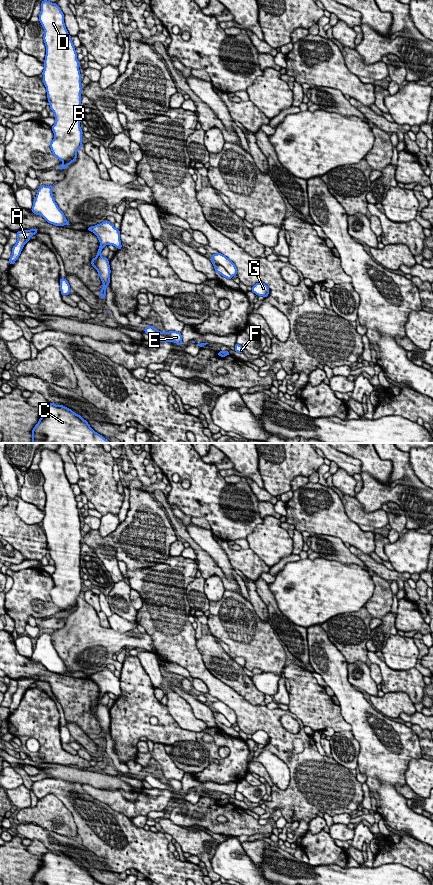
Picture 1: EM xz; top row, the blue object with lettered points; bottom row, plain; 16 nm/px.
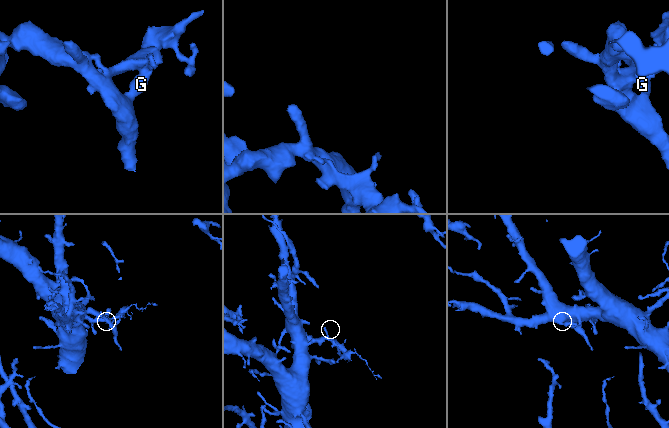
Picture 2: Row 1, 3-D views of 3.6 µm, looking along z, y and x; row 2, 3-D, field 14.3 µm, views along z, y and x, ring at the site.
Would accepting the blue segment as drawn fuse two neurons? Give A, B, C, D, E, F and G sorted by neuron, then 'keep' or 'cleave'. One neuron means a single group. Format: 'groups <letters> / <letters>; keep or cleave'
groups A B C D E G / F; cleave

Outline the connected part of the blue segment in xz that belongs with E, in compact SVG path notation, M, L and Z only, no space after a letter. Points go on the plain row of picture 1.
M147 774L144 780L148 782L152 788L158 790L175 790L177 793L182 793L182 783L181 780L169 779L160 780L152 774Z

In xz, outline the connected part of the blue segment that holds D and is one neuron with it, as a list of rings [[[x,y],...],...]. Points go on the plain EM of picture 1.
[[[43,448],[39,469],[44,477],[43,488],[46,494],[42,529],[46,535],[50,558],[54,560],[55,565],[55,572],[51,574],[55,586],[50,590],[50,596],[53,603],[63,610],[58,616],[62,618],[76,609],[77,598],[82,596],[80,511],[64,471],[64,462],[57,451]]]

